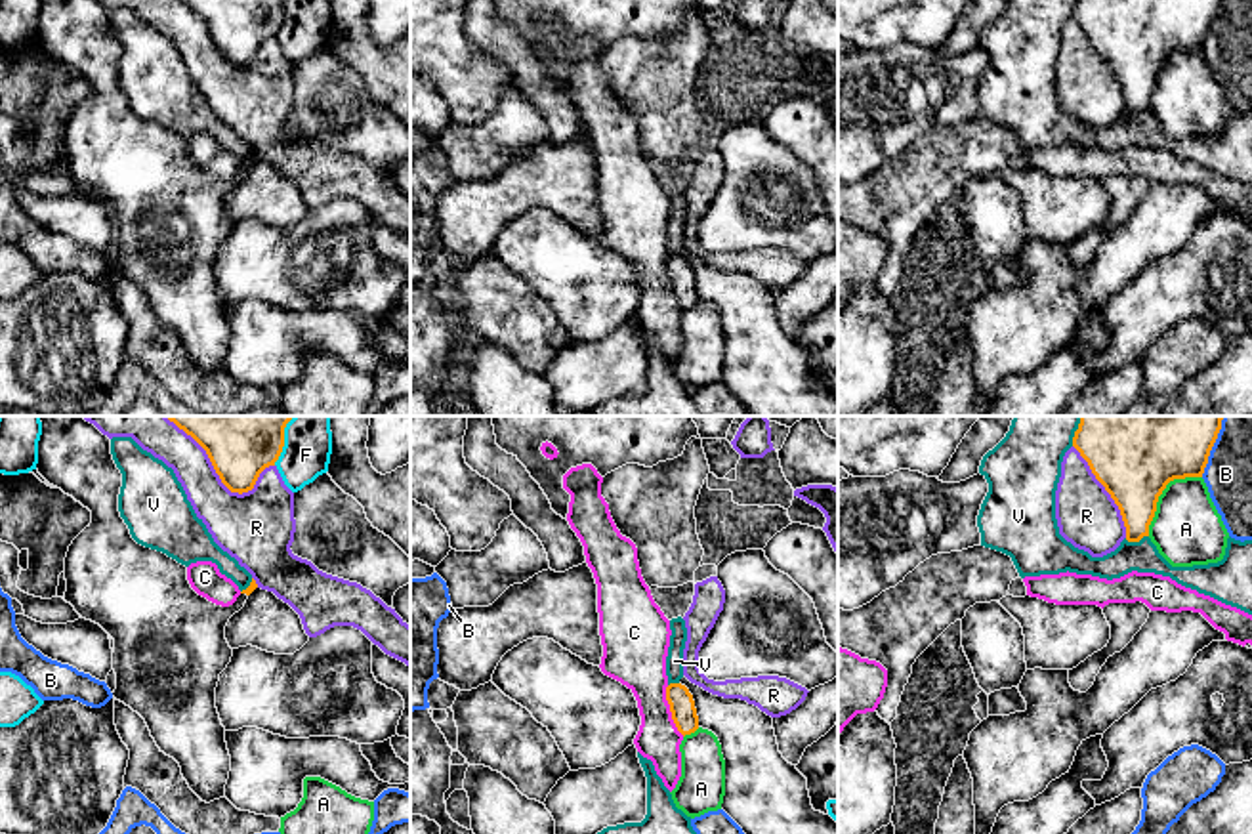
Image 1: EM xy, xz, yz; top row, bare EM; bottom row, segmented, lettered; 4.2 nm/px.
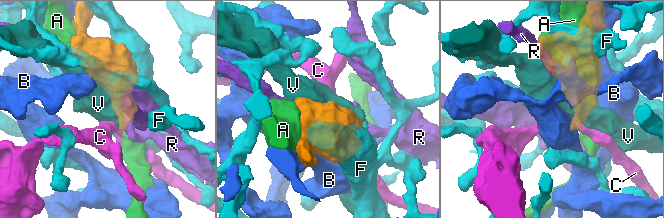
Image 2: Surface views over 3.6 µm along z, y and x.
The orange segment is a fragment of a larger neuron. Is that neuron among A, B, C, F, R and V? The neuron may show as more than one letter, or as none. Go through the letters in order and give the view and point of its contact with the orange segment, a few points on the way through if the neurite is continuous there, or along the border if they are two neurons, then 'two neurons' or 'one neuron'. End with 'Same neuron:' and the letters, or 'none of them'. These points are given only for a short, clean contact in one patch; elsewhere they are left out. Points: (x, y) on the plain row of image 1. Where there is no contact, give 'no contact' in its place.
A: yz (1161, 65) | two neurons
B: yz (1209, 25) | two neurons
C: xz (670, 283) | along xz (667, 258), (670, 291), (684, 308) | two neurons
F: xy (283, 18) | two neurons
R: xy (222, 54) | two neurons
V: yz (1136, 113) | two neurons
Same neuron: none of them

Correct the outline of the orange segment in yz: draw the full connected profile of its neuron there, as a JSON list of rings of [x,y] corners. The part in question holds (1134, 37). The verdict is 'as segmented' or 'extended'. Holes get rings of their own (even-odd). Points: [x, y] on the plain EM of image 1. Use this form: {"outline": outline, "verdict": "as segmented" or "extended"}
{"outline": [[[1078,0],[1073,19],[1120,82],[1126,113],[1149,109],[1157,74],[1174,52],[1202,50],[1221,0]]], "verdict": "as segmented"}

